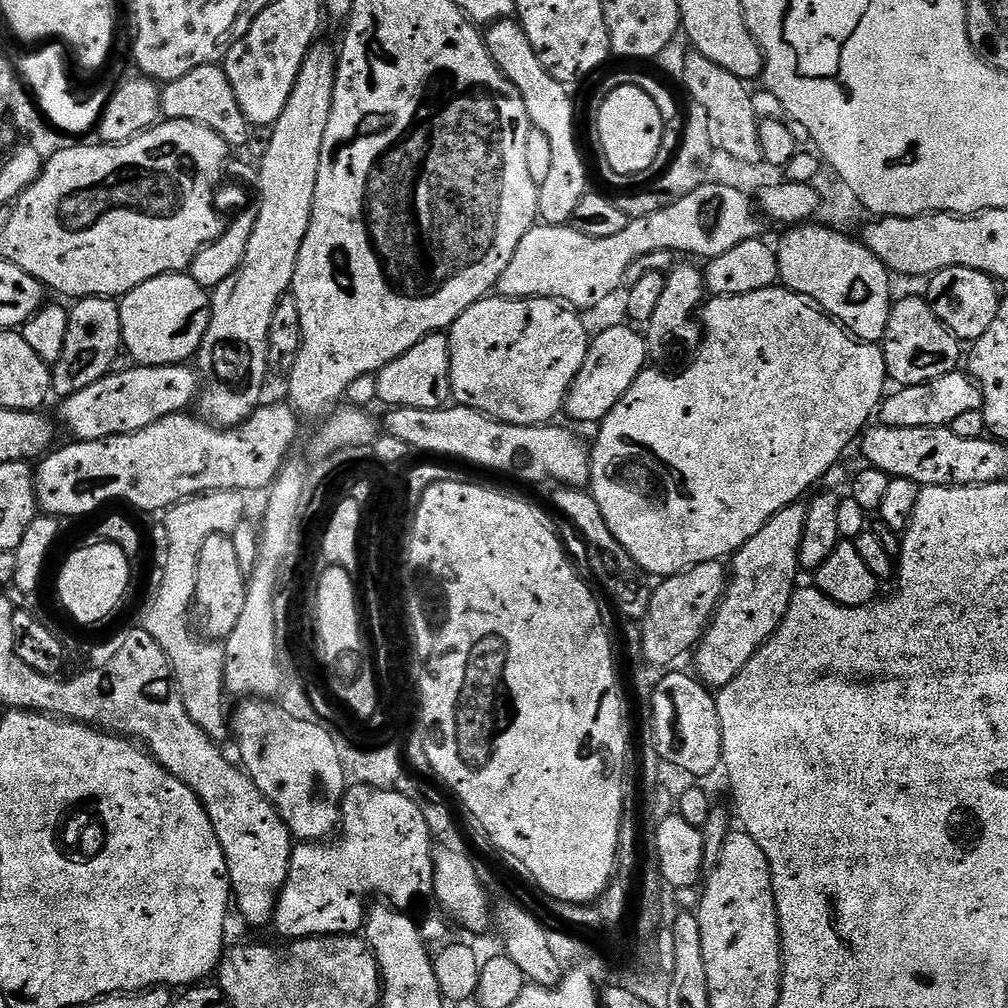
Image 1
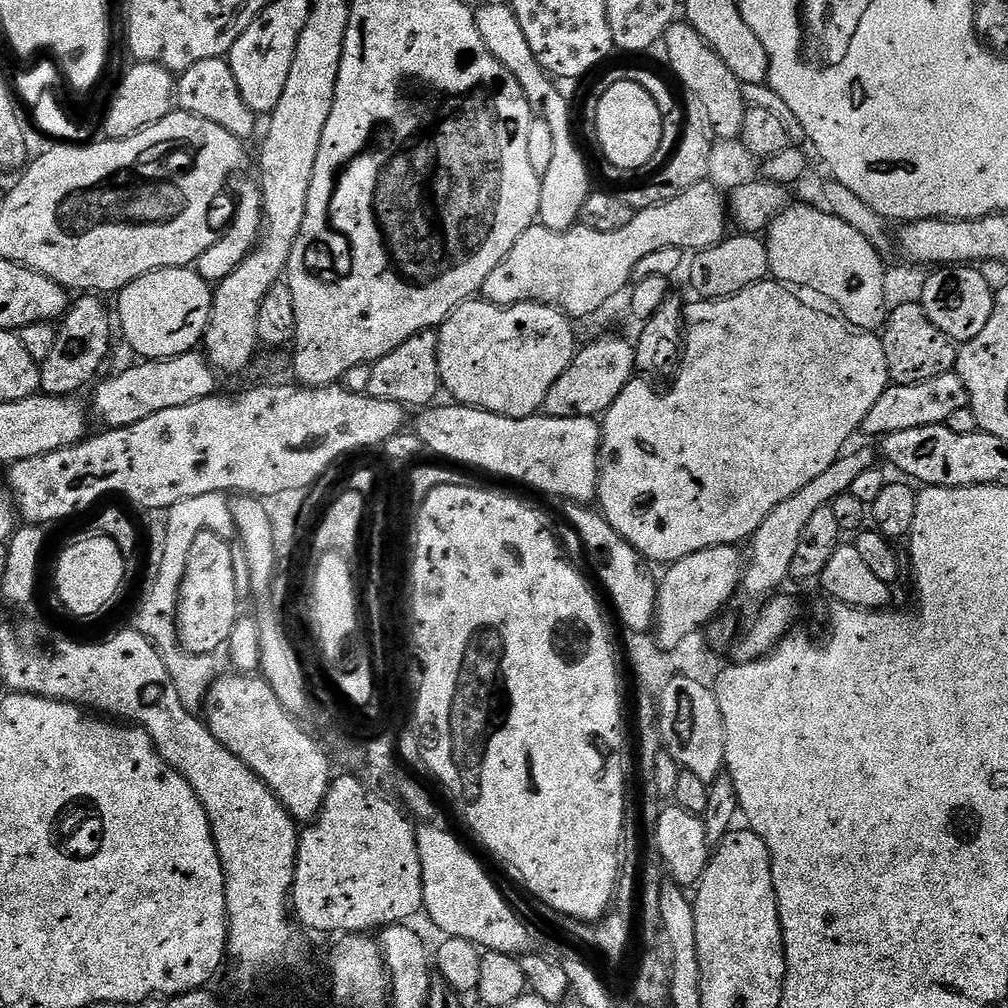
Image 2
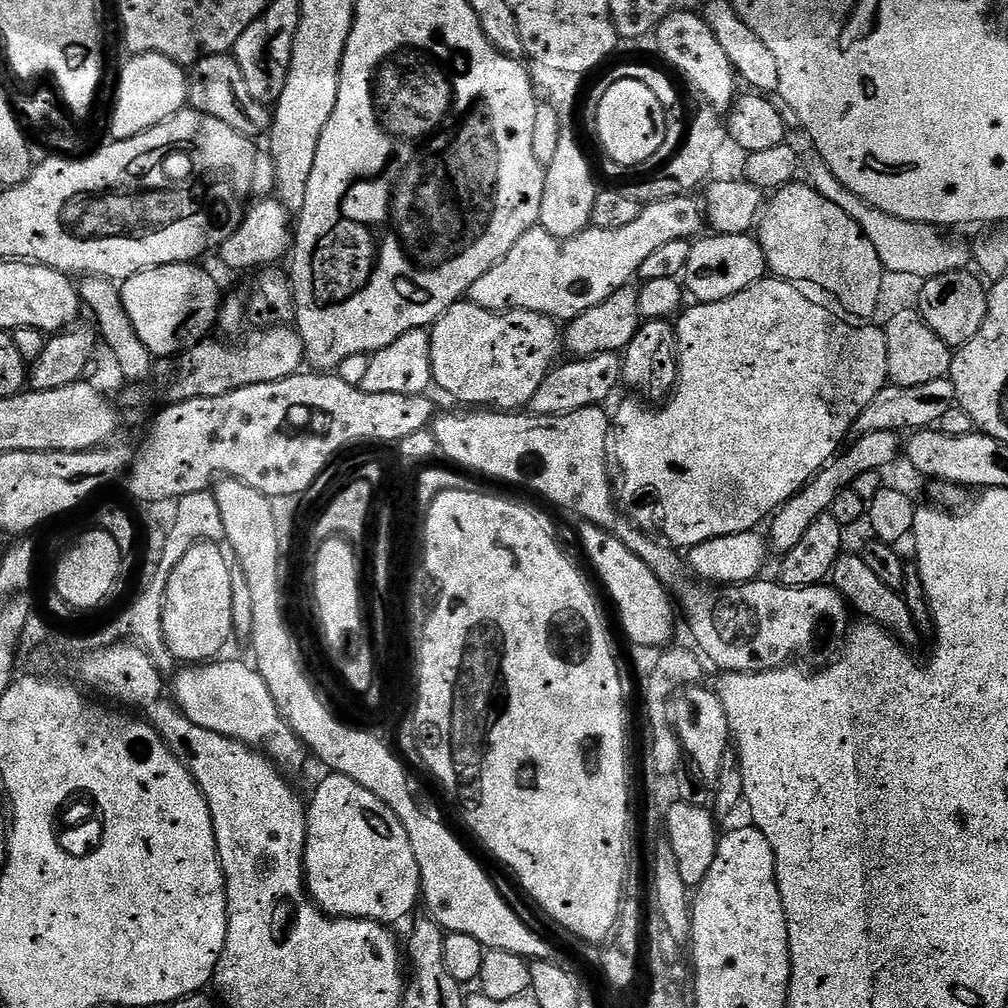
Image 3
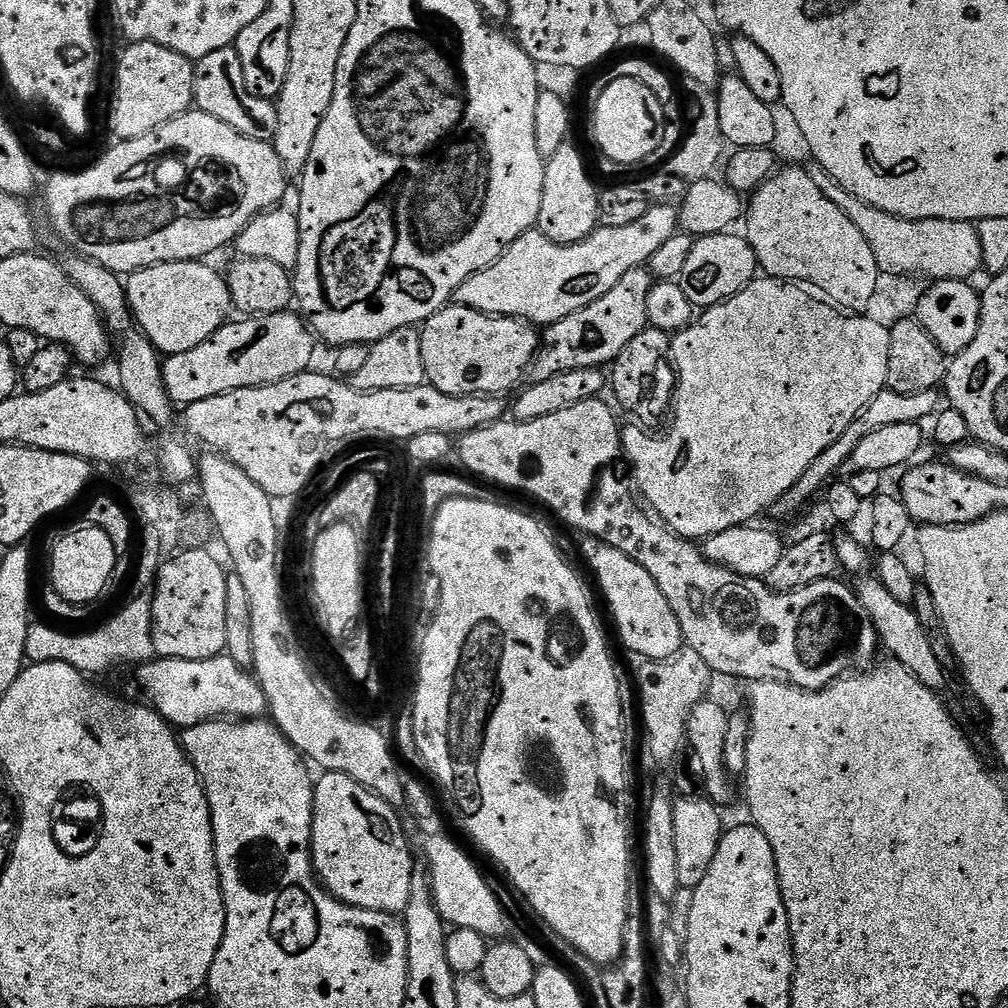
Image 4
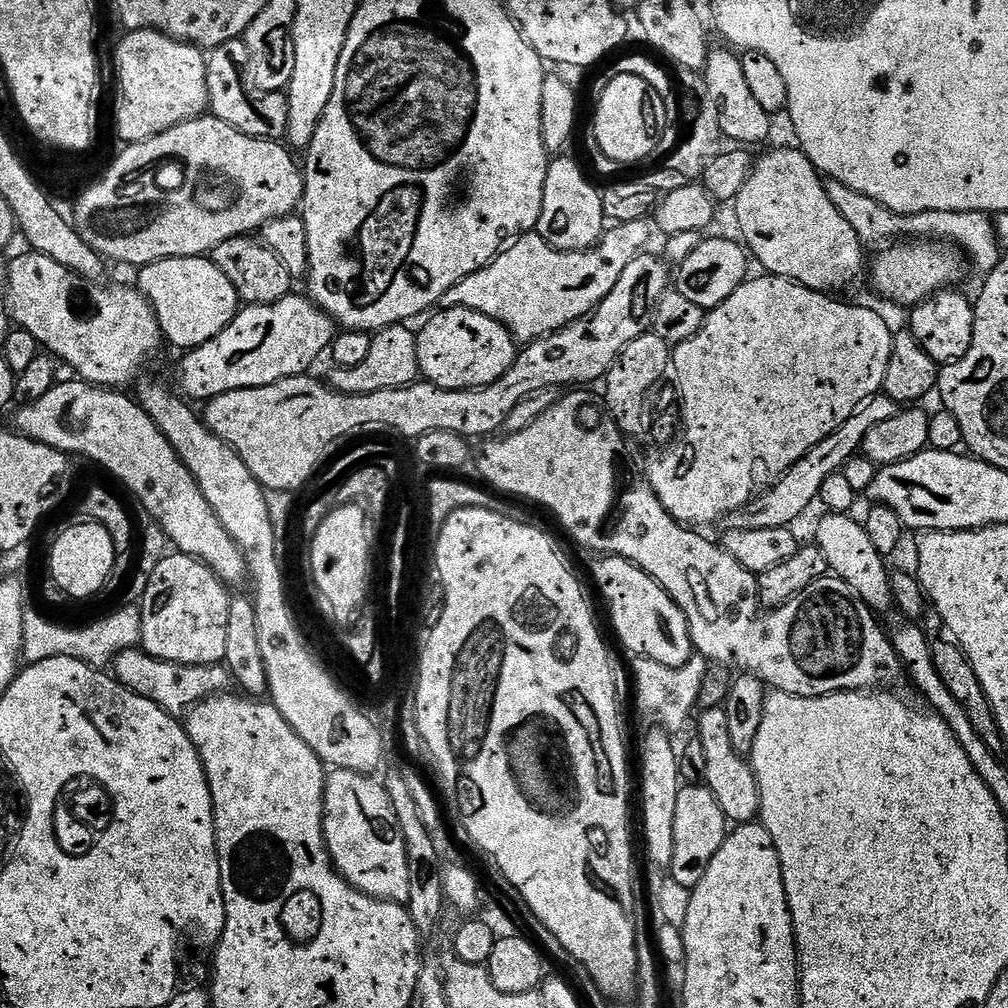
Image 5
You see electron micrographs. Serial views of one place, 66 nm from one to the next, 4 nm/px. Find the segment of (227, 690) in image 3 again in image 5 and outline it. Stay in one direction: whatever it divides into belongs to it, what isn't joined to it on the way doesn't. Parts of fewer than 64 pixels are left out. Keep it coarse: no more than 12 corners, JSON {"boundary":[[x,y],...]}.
{"boundary":[[139,647],[110,668],[123,688],[187,713],[230,684],[227,667],[171,664]]}

